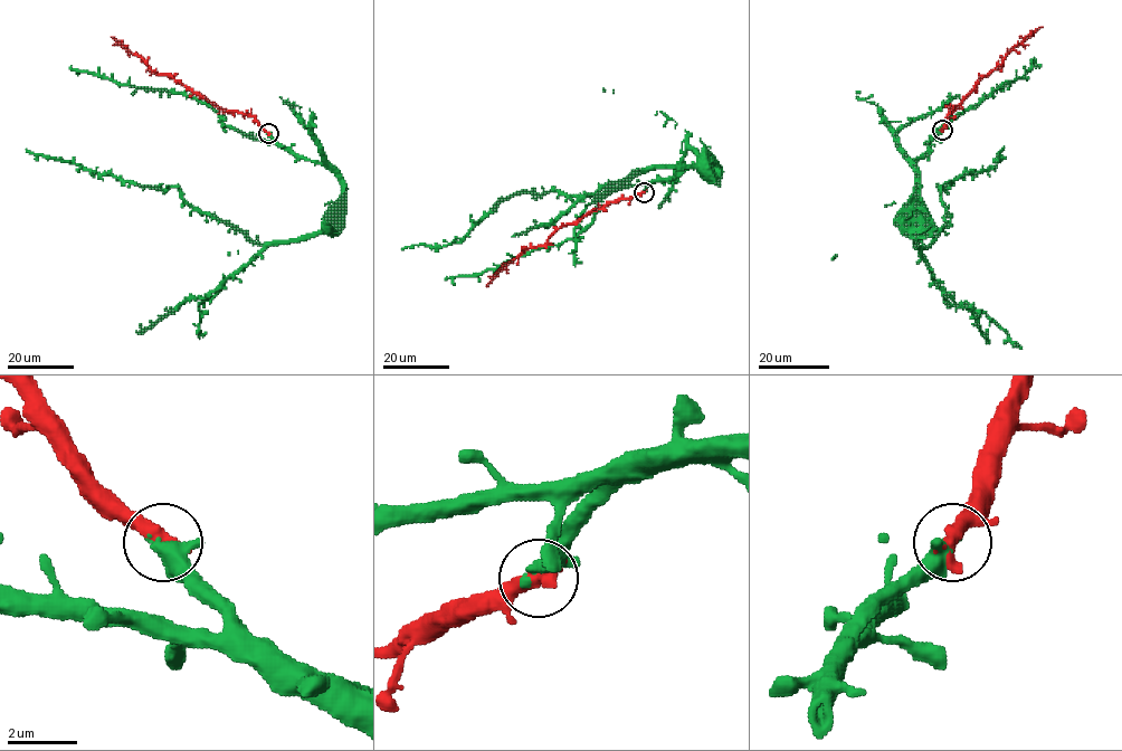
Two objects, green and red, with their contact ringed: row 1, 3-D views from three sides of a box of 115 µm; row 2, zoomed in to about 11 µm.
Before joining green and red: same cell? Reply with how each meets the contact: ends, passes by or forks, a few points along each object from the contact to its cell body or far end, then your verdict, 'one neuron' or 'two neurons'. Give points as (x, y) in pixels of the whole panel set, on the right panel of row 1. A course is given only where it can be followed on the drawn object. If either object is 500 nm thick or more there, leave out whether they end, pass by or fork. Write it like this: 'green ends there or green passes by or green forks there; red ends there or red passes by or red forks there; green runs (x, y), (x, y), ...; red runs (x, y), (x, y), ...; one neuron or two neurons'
green runs (942, 130), (913, 162), (919, 247), (926, 247), (945, 225), (941, 187), (989, 170), (1004, 146); red runs (942, 130), (950, 111), (977, 83), (1000, 65), (1015, 47), (1043, 27); one neuron

